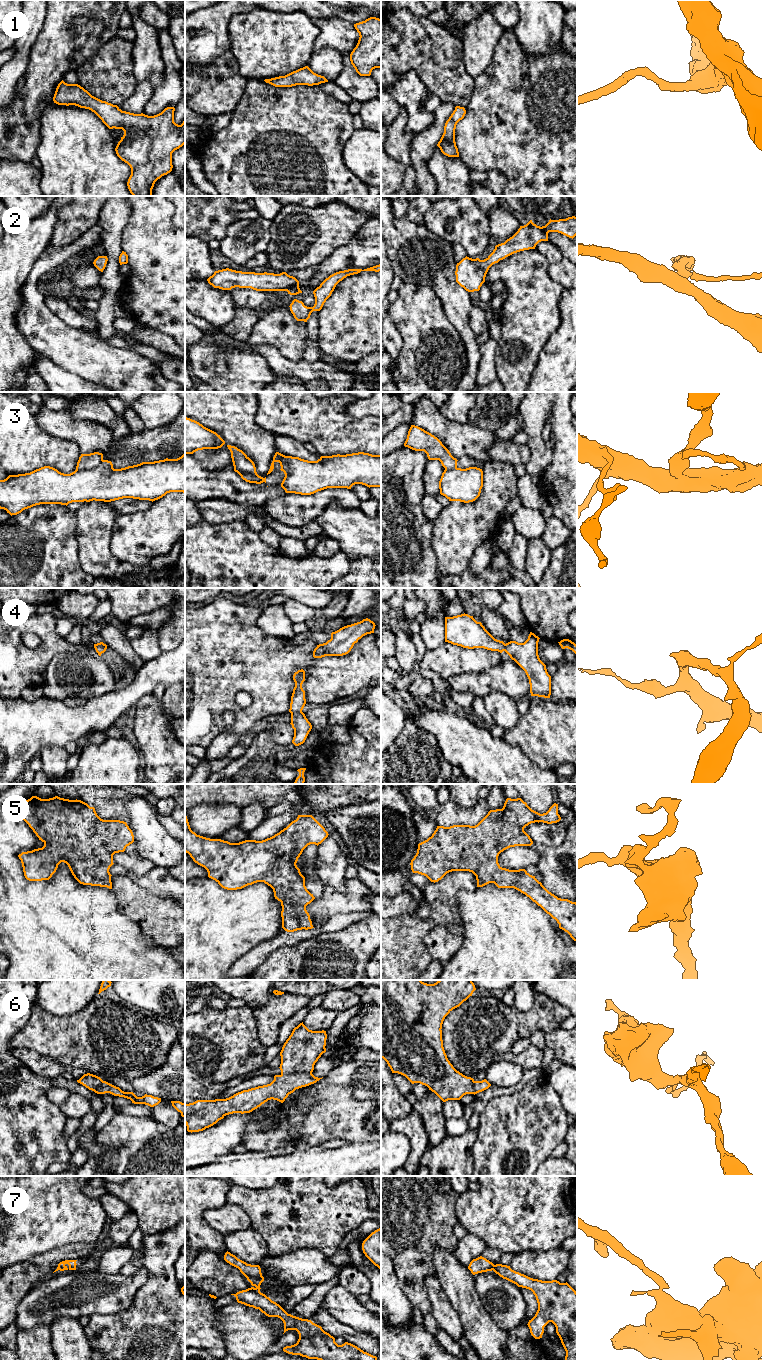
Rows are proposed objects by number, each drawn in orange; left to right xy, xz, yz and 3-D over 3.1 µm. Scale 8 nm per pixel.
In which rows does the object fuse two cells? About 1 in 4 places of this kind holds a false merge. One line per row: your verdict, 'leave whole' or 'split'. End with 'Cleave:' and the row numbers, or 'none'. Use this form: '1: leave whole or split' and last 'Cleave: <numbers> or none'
1: leave whole
2: leave whole
3: split
4: leave whole
5: leave whole
6: leave whole
7: split
Cleave: 3, 7

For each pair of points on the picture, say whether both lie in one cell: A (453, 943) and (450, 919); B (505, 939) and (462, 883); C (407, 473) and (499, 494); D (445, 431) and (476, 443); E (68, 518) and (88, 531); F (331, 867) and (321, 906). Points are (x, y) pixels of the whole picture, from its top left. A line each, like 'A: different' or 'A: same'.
A: different
B: different
C: different
D: same
E: different
F: different

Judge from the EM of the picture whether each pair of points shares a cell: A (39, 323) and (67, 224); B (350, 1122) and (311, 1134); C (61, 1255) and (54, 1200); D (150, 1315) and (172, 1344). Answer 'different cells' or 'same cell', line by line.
A: different cells
B: same cell
C: different cells
D: same cell

